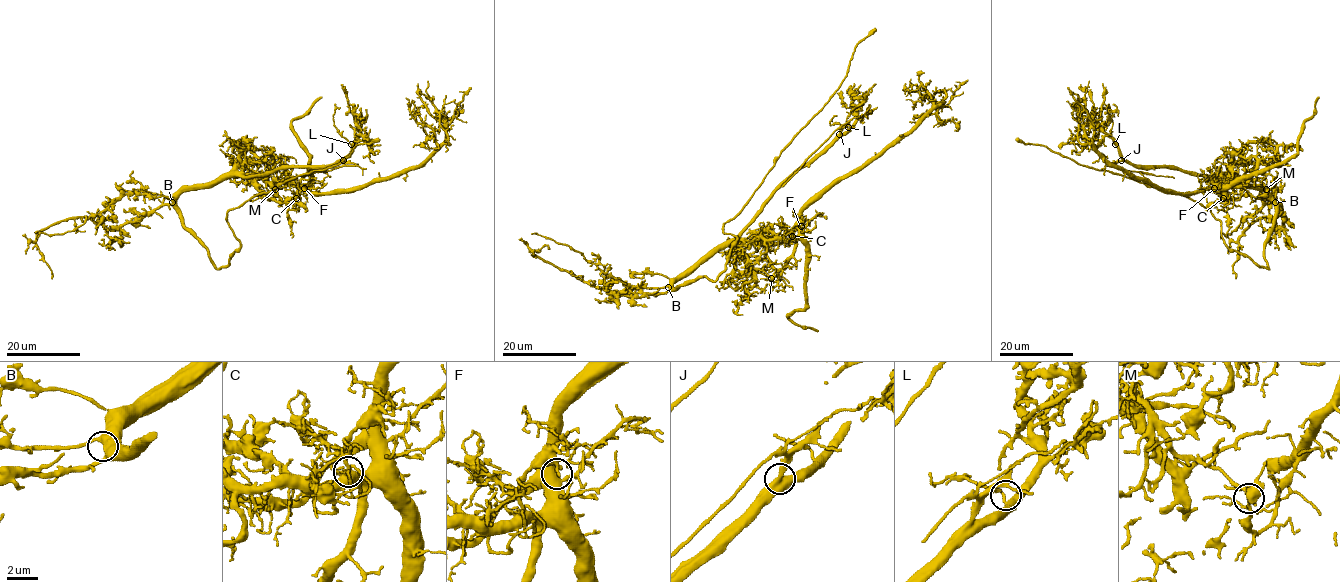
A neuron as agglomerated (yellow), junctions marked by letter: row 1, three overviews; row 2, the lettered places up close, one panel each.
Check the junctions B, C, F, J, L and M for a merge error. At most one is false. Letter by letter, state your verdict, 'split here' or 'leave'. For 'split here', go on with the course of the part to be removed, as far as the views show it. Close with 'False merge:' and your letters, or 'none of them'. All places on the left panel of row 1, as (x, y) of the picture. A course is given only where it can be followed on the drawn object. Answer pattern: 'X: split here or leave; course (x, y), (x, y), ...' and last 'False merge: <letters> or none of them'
B: leave
C: leave
F: leave
J: leave
L: leave
M: split here; course (274, 189), (277, 178), (286, 173), (312, 193), (337, 193), (415, 169), (449, 142), (426, 92), (427, 81)
False merge: M

